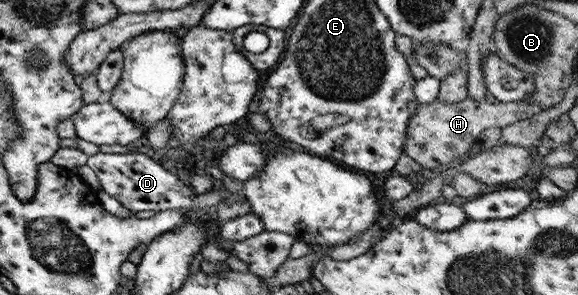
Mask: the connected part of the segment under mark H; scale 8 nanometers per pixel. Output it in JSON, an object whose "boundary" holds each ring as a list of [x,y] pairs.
{"boundary":[[[467,97],[459,103],[443,103],[438,99],[431,103],[418,104],[418,108],[409,118],[402,154],[415,165],[423,169],[424,174],[437,170],[462,155],[466,156],[472,144],[478,142],[478,137],[487,127],[504,128],[512,123],[533,117],[535,108],[527,101],[488,103],[485,100],[475,101]]]}

